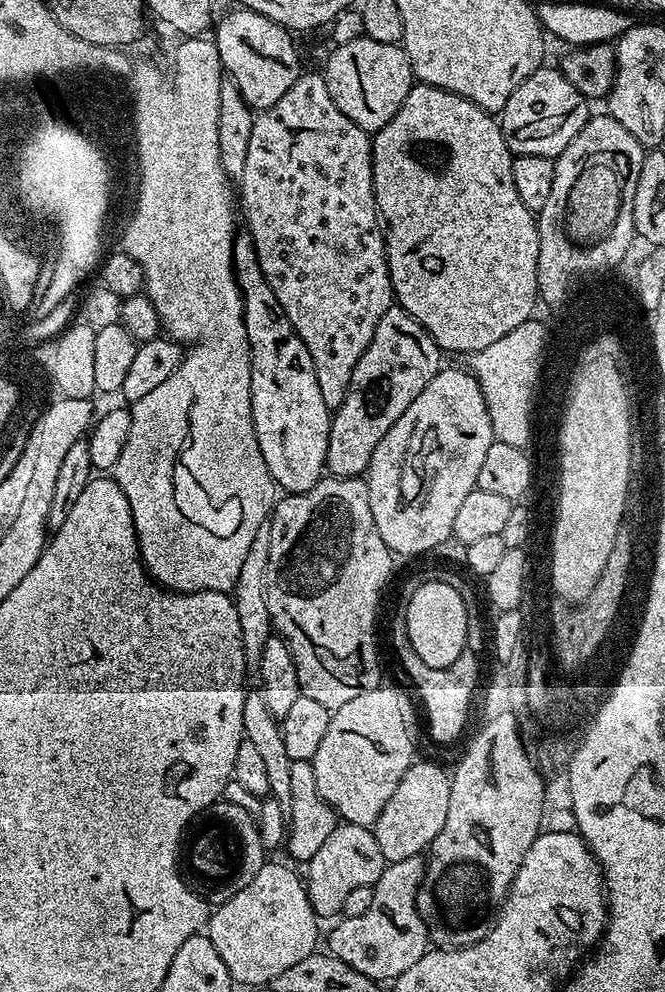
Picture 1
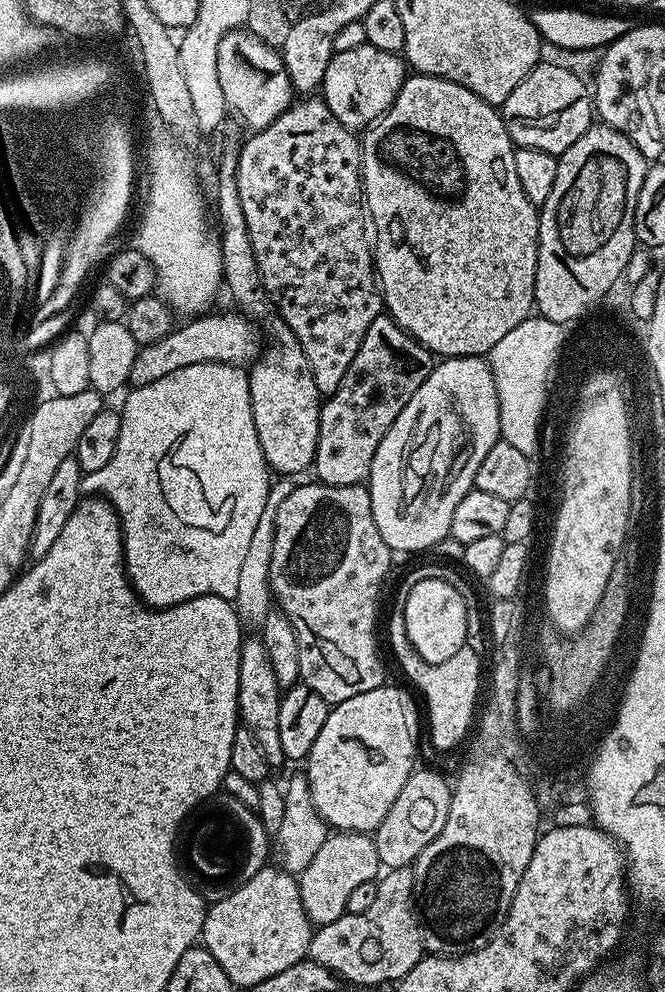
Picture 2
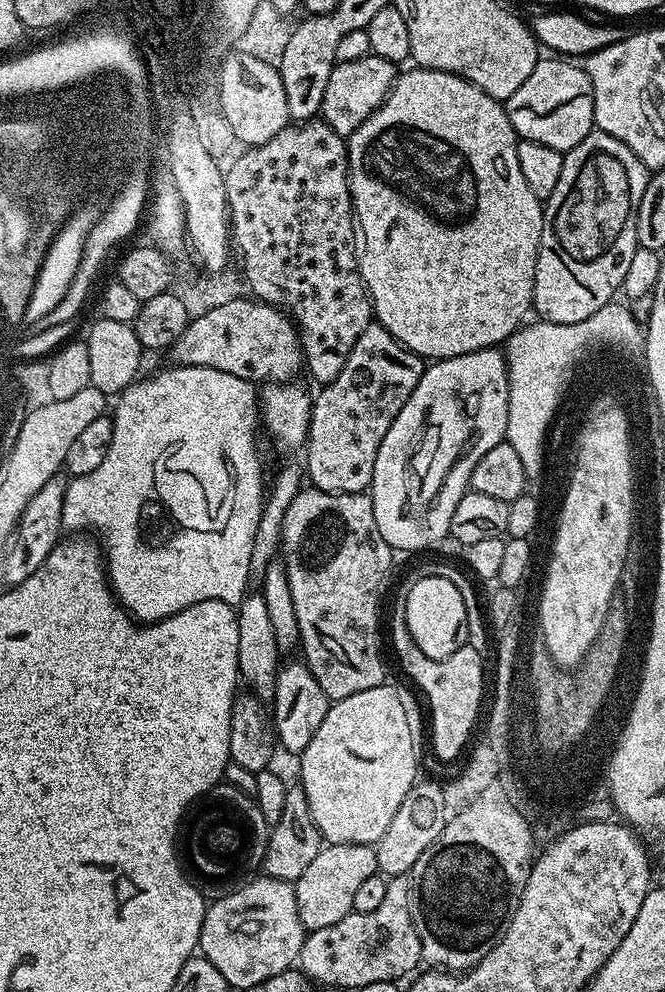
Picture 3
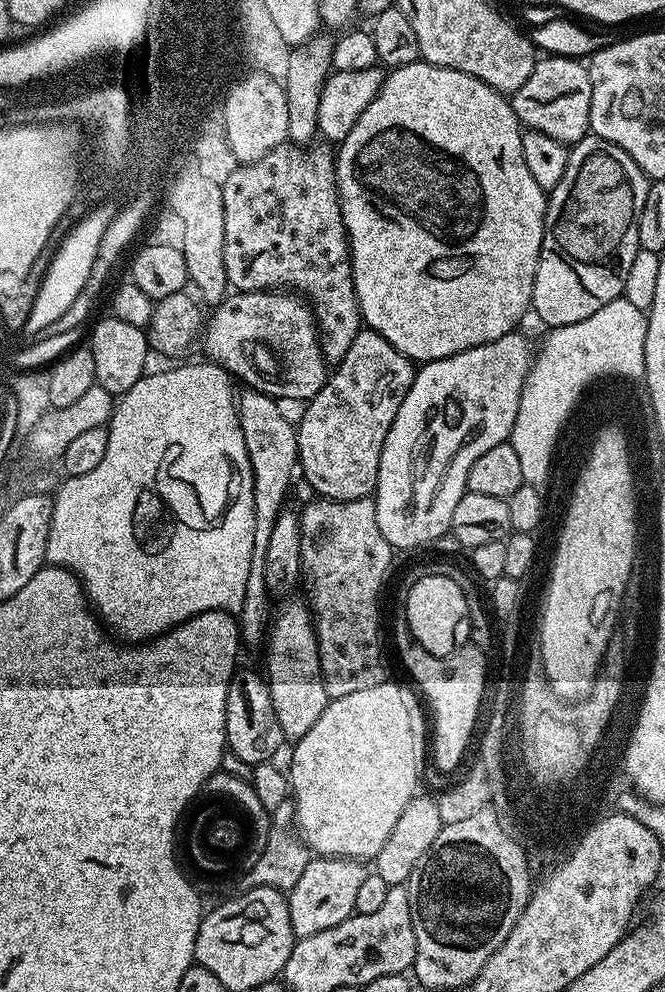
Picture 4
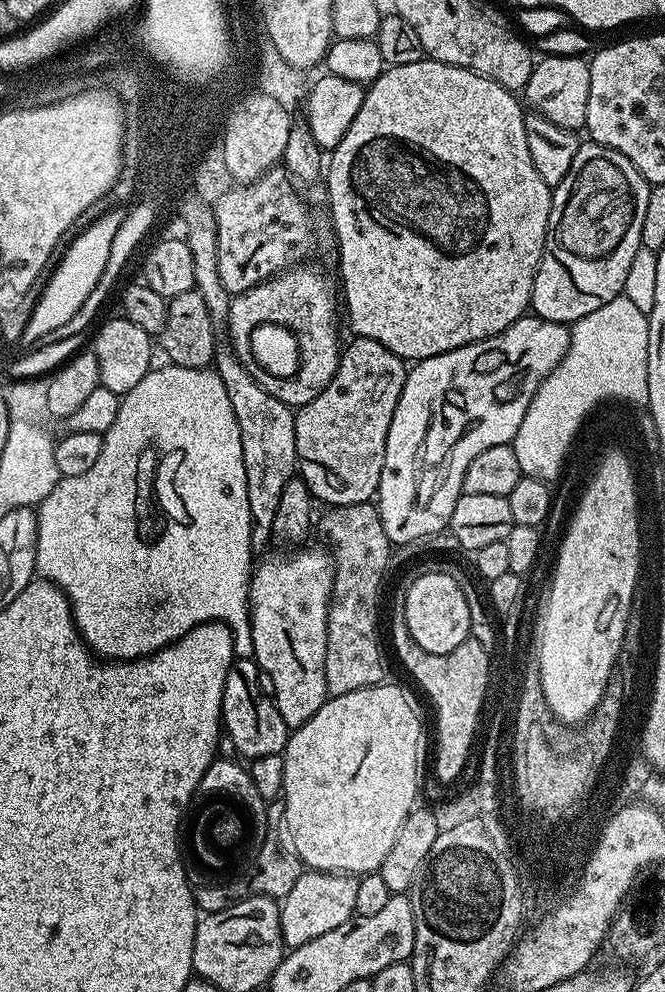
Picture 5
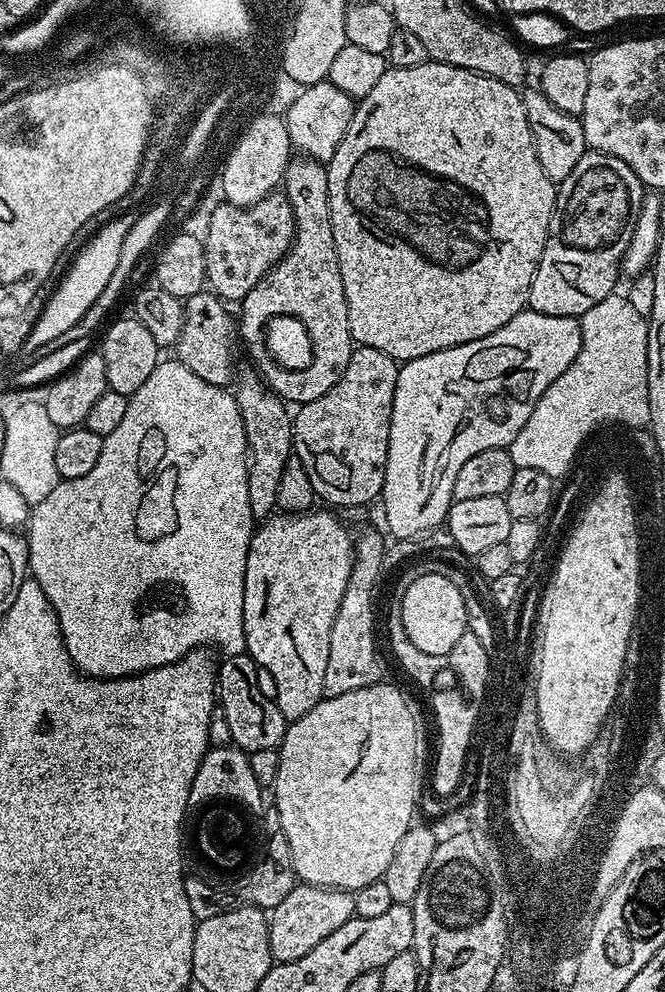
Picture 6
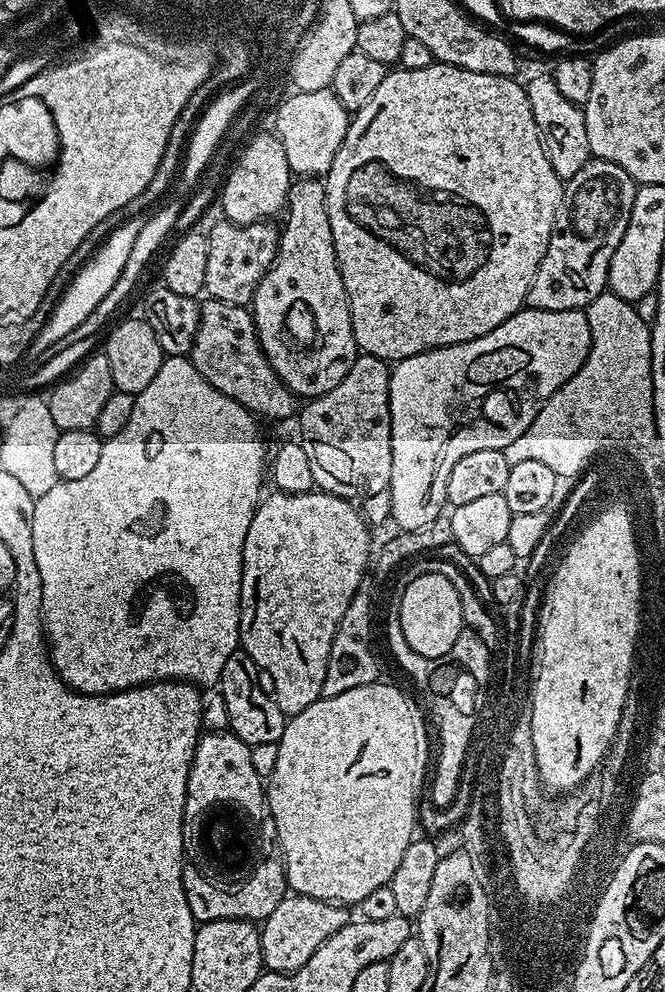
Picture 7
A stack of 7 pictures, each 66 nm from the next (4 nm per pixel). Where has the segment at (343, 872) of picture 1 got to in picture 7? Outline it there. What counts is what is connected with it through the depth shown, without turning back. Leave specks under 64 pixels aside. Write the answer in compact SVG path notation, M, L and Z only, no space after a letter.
M289 894L278 902L274 914L270 914L262 922L260 941L262 942L262 958L264 967L270 972L293 972L306 962L310 962L310 954L326 942L342 926L350 923L349 909L342 904L333 904L330 900L319 900L309 896Z

